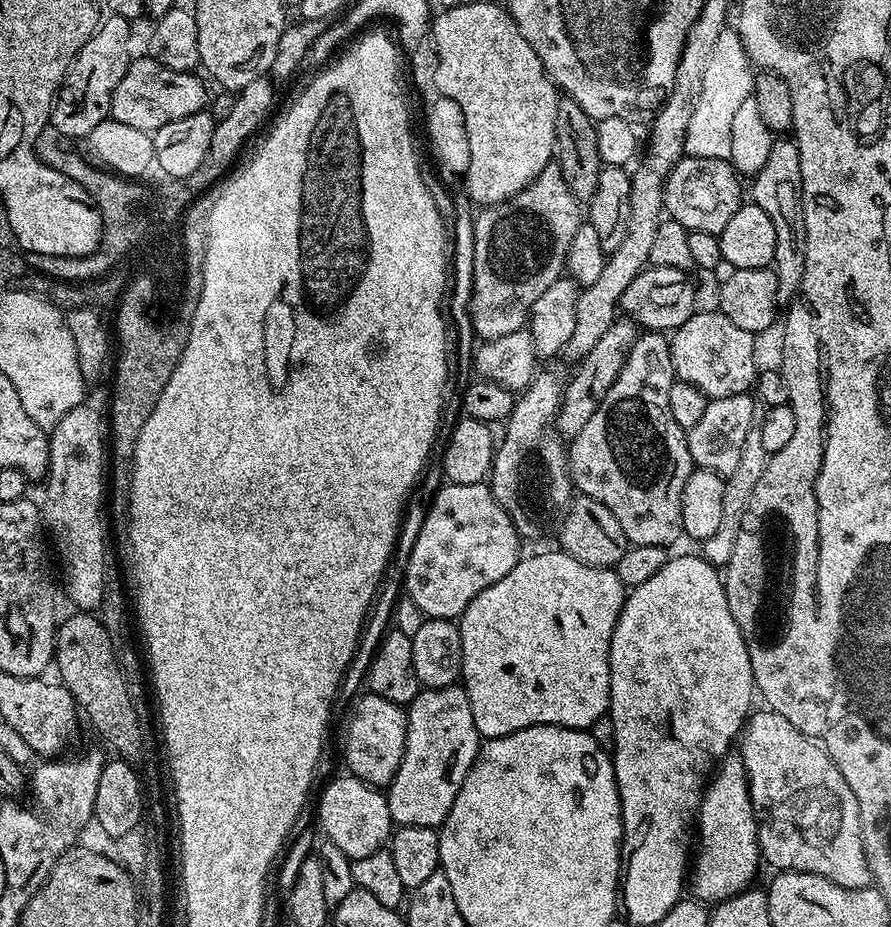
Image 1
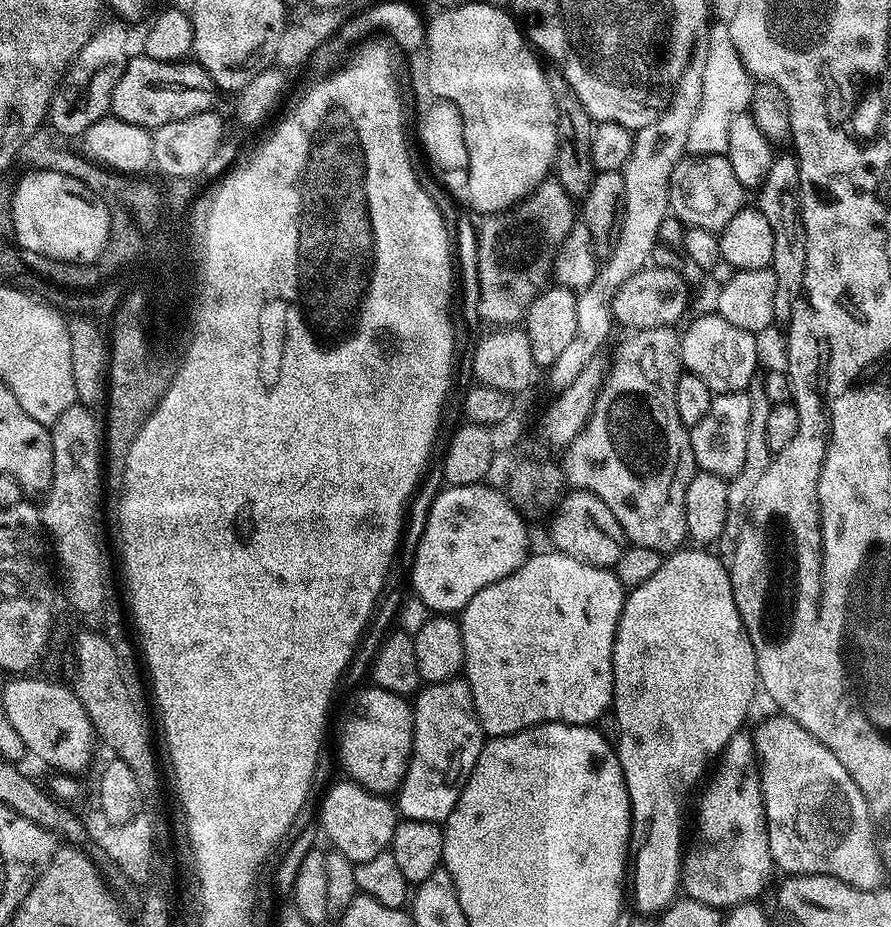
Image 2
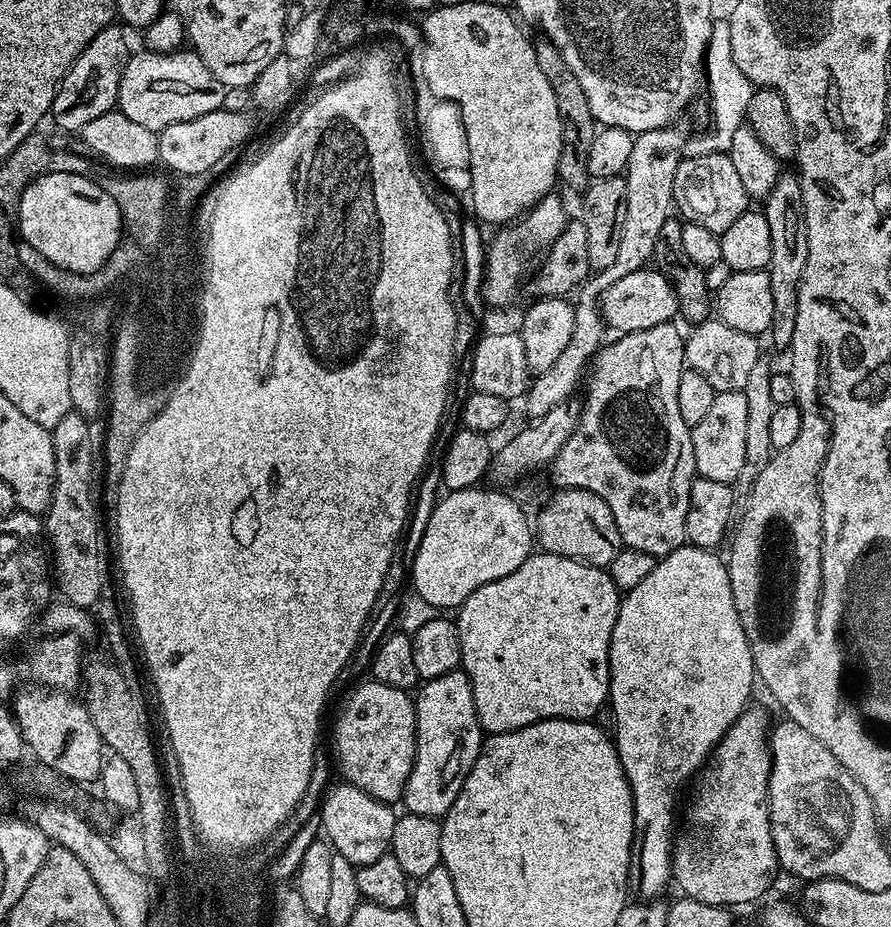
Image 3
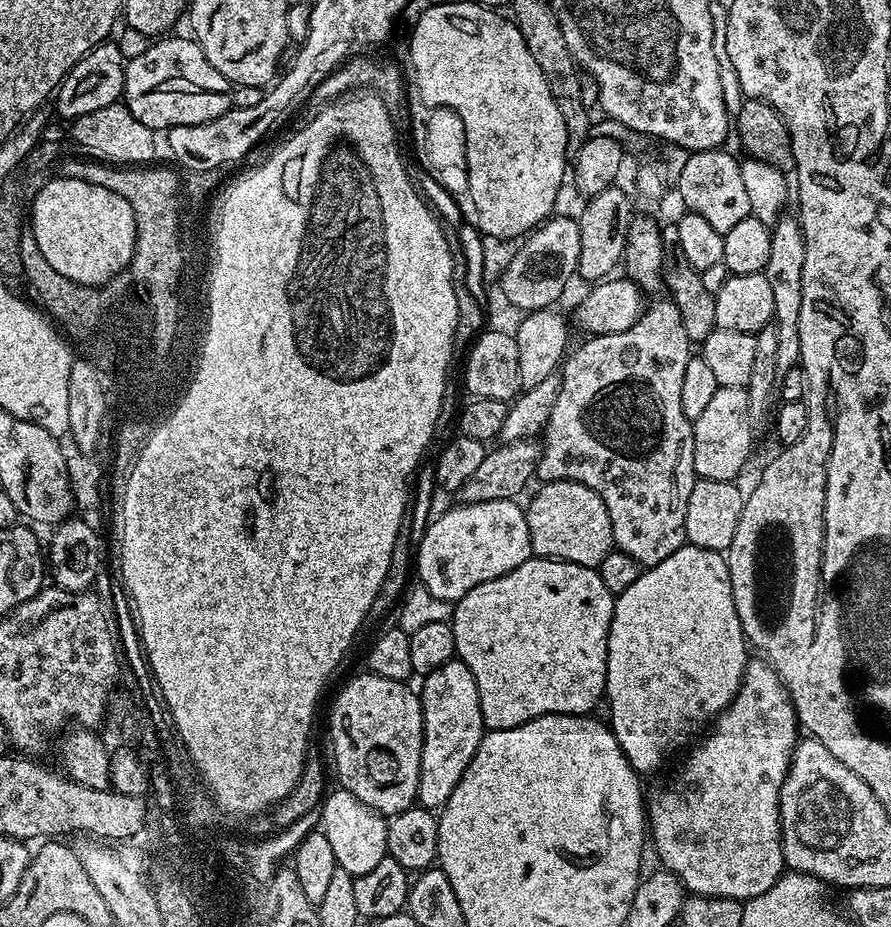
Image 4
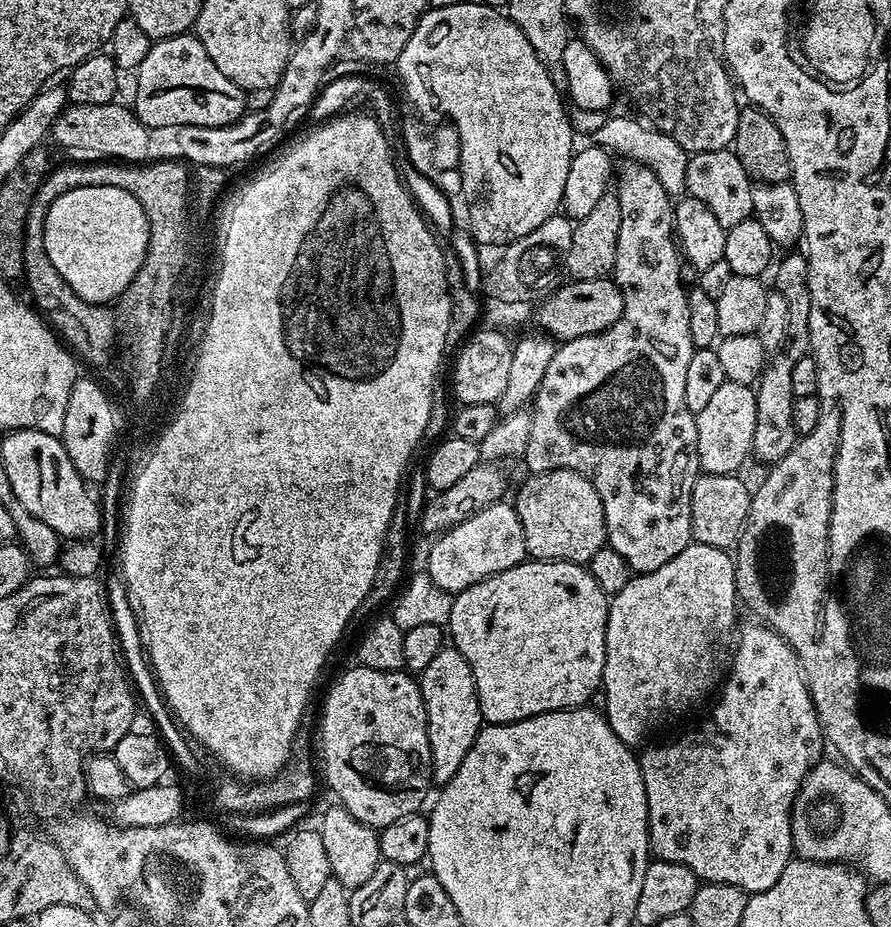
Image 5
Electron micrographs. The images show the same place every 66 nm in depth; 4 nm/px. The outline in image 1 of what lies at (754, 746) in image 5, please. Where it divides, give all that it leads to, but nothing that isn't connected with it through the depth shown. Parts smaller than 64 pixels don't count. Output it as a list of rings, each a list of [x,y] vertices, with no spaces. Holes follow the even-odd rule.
[[[739,755],[723,757],[718,771],[705,787],[698,813],[698,828],[699,824],[700,853],[697,856],[695,853],[690,868],[691,895],[701,902],[719,902],[737,896],[755,881],[752,879],[756,876],[756,867],[762,864],[760,840],[756,837],[756,817],[752,814],[748,794],[748,777]]]

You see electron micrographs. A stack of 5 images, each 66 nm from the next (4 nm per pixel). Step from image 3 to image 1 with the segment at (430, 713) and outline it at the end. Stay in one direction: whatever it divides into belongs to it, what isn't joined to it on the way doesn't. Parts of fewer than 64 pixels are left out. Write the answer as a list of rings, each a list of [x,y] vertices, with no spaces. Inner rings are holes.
[[[459,683],[445,688],[421,687],[420,692],[407,705],[408,733],[404,757],[396,771],[396,777],[387,785],[386,795],[393,821],[400,826],[426,826],[439,829],[450,814],[450,806],[454,806],[454,798],[458,798],[458,790],[480,753],[482,737],[474,726],[474,710],[470,710],[470,698]]]

